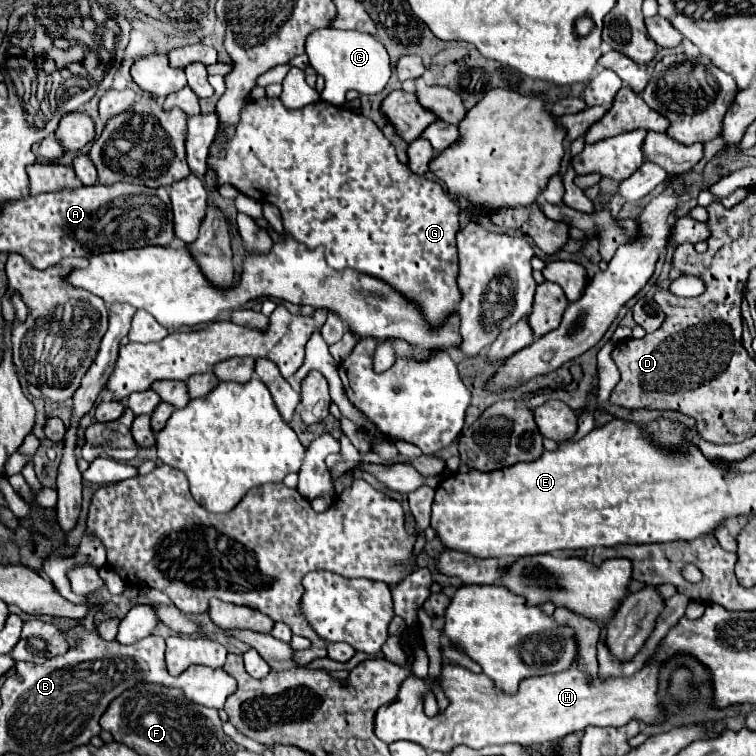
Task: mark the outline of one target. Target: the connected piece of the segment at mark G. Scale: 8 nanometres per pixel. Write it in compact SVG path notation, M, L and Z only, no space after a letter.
M264 97L264 99L250 101L250 103L244 105L244 109L240 113L240 123L236 127L236 133L228 143L224 143L224 149L226 149L224 157L218 157L216 149L210 151L210 163L218 173L218 185L230 183L240 193L244 193L244 195L248 195L248 197L252 197L252 199L256 199L260 203L276 205L282 211L284 231L292 239L296 239L298 243L304 243L310 249L322 247L326 263L330 267L338 269L338 271L340 269L354 269L354 271L372 275L376 279L384 279L384 283L388 283L390 287L396 287L396 291L400 291L400 295L404 295L410 303L418 305L418 309L424 315L424 321L428 323L430 329L440 327L456 311L456 305L460 301L460 287L456 287L456 275L458 275L456 233L458 233L460 209L456 207L456 203L444 193L444 189L436 181L412 173L404 163L398 161L394 145L384 137L384 133L378 129L378 125L372 119L368 119L368 117L364 117L360 113L354 113L354 111L346 111L342 107L334 107L334 105L326 103L326 101L316 101L316 103L310 103L310 105L302 107L302 109L286 109L280 103L280 99Z

